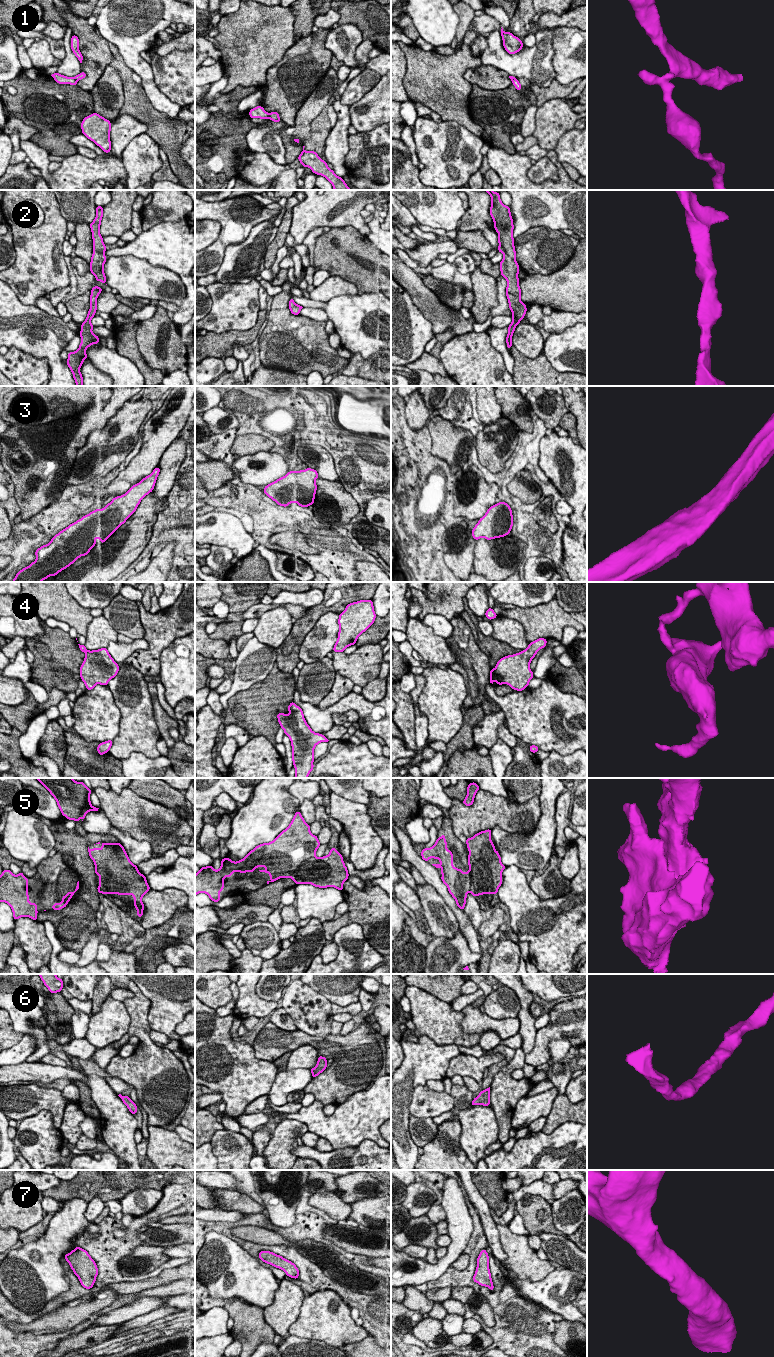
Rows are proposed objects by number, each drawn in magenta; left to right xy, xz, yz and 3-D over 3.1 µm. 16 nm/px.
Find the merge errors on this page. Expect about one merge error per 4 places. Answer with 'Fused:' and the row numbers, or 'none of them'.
Fused: 1, 5

